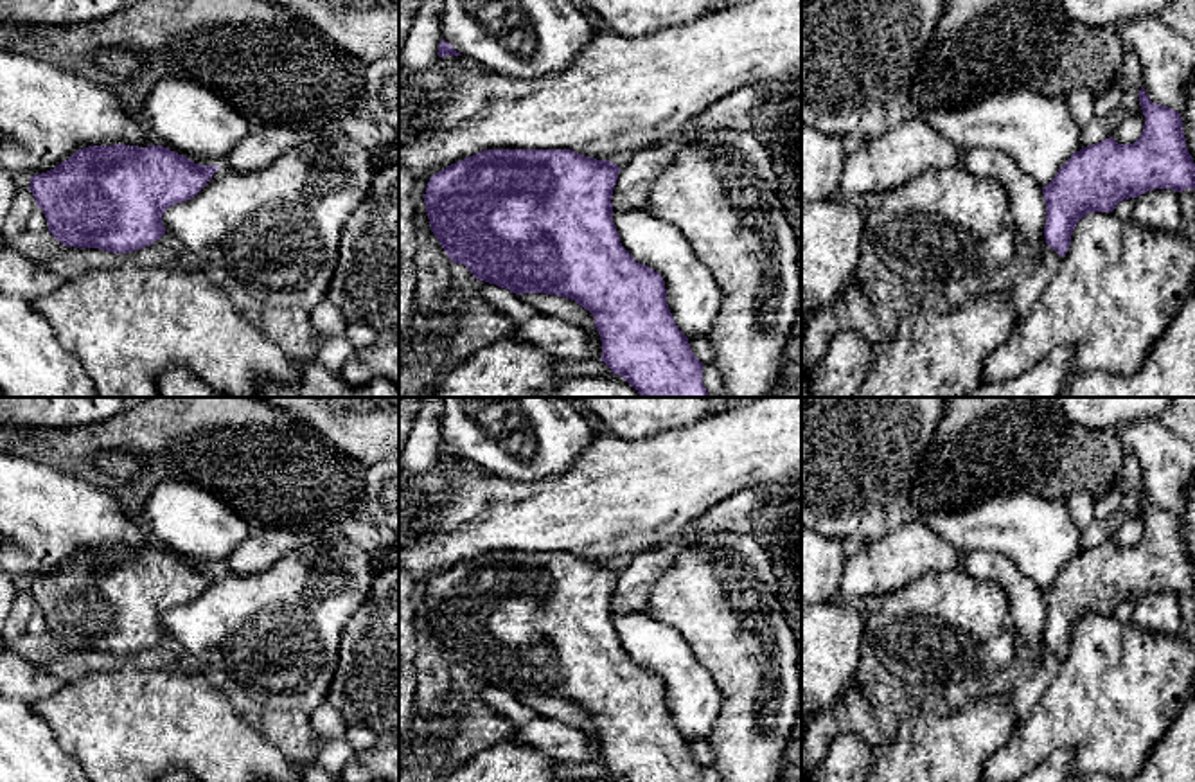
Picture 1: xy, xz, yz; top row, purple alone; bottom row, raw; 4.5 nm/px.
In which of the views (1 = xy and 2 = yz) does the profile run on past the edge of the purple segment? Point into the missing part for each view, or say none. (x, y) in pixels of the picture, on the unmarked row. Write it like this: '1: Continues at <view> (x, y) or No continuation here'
1: No continuation here
2: No continuation here

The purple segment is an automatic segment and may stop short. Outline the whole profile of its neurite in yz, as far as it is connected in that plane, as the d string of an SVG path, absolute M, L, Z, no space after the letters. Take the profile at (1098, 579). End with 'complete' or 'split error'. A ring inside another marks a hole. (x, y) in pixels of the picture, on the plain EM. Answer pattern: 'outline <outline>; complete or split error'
outline M1139 493L1139 507L1145 518L1141 539L1134 547L1118 547L1112 539L1082 550L1058 572L1055 581L1042 590L1046 604L1046 647L1064 660L1071 647L1076 626L1091 615L1112 615L1129 600L1137 600L1154 591L1182 595L1195 591L1195 566L1186 550L1181 516L1155 507Z; complete

